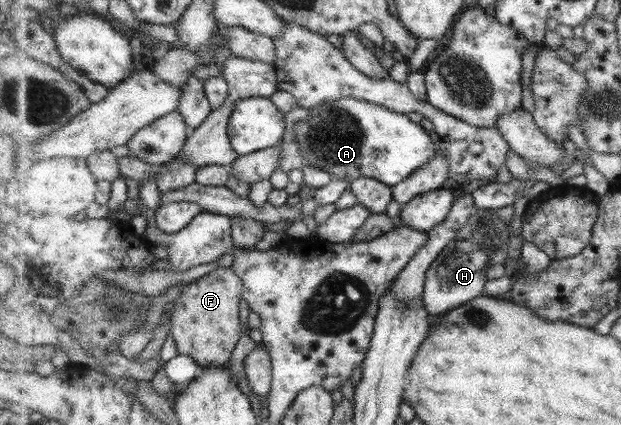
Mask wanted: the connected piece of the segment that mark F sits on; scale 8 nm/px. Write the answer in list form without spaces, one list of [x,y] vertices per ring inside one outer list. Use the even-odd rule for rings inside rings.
[[[219,267],[187,285],[173,301],[171,333],[178,354],[193,357],[202,368],[225,366],[243,334],[239,318],[243,295],[244,281],[231,268]]]

